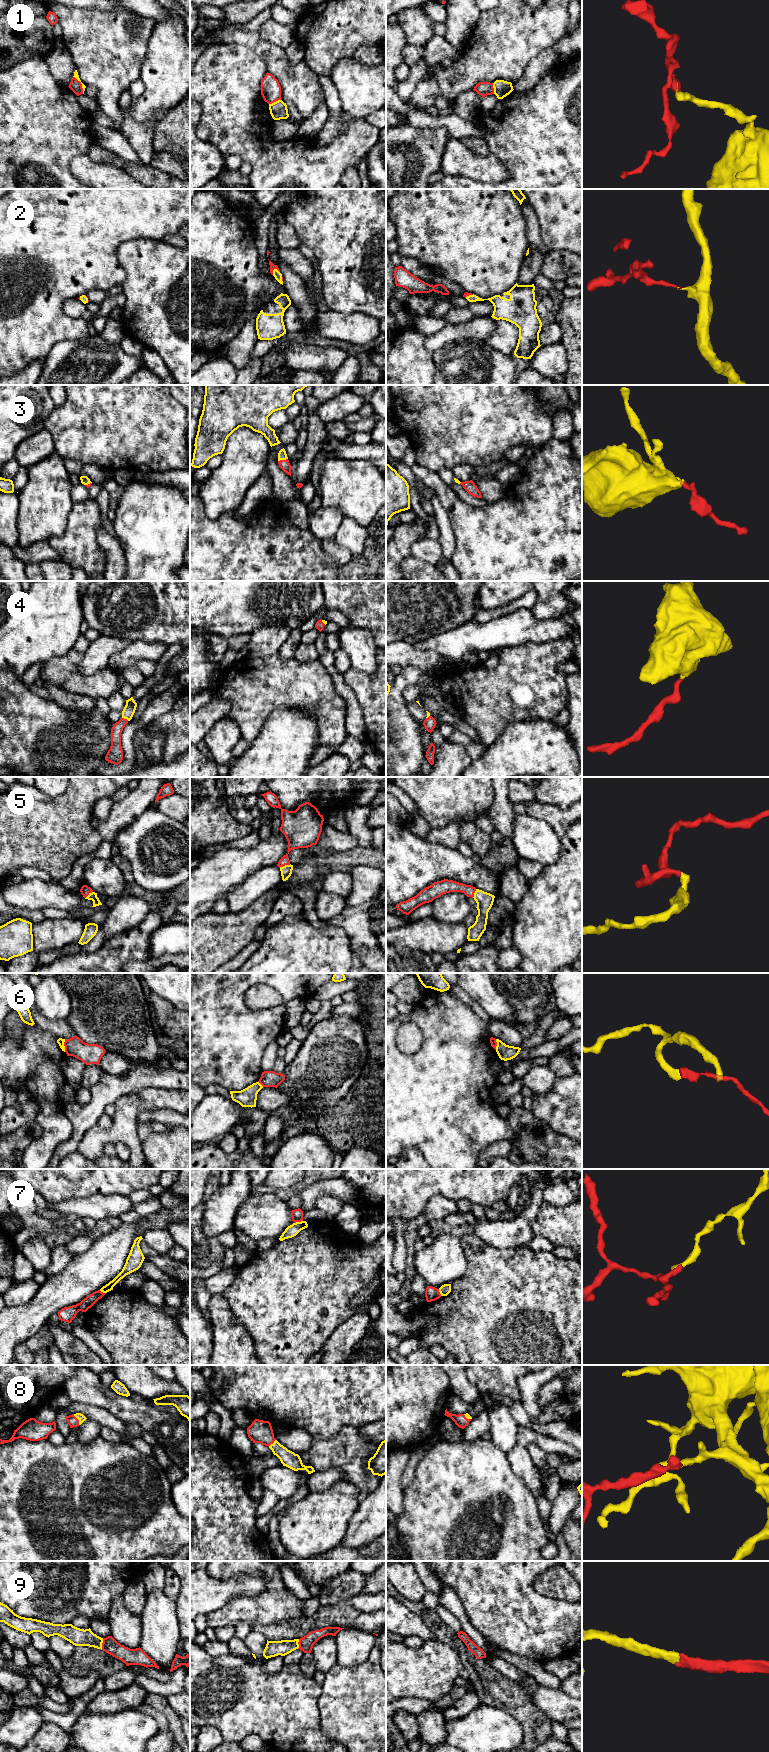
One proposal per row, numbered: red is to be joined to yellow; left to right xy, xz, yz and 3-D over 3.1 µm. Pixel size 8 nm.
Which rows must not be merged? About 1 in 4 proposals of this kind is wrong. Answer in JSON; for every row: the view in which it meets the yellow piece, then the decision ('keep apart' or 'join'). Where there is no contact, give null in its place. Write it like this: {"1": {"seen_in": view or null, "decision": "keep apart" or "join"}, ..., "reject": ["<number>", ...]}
{"1": {"seen_in": "xy", "decision": "keep apart"}, "2": {"seen_in": "xz", "decision": "join"}, "3": {"seen_in": "xz", "decision": "join"}, "4": {"seen_in": "xy", "decision": "join"}, "5": {"seen_in": "xz", "decision": "join"}, "6": {"seen_in": "xy", "decision": "keep apart"}, "7": {"seen_in": "xz", "decision": "keep apart"}, "8": {"seen_in": "xy", "decision": "join"}, "9": {"seen_in": "xy", "decision": "join"}, "reject": ["1", "6", "7"]}

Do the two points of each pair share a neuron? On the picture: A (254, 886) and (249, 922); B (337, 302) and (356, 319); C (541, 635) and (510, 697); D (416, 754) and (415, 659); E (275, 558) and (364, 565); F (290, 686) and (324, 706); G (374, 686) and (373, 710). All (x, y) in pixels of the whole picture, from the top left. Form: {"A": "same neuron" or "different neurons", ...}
{"A": "different neurons", "B": "different neurons", "C": "different neurons", "D": "different neurons", "E": "different neurons", "F": "same neuron", "G": "same neuron"}

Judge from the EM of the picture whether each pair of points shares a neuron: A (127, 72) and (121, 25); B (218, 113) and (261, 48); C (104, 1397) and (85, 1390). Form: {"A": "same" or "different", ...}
{"A": "same", "B": "different", "C": "same"}

